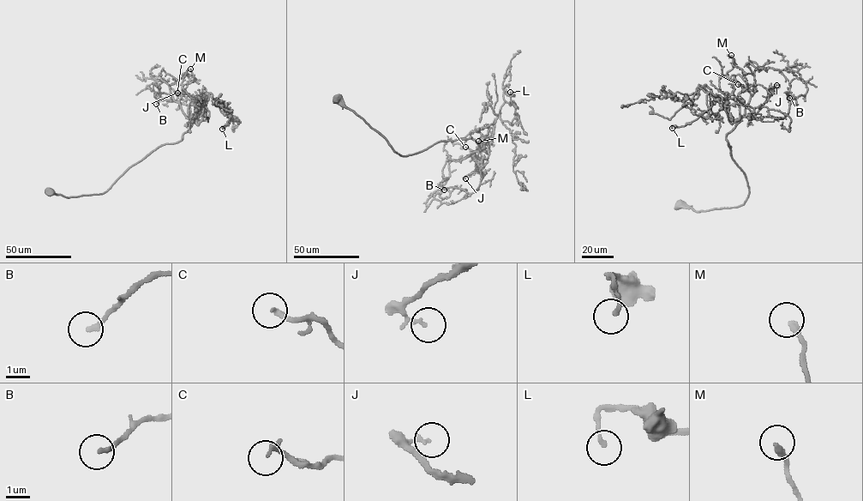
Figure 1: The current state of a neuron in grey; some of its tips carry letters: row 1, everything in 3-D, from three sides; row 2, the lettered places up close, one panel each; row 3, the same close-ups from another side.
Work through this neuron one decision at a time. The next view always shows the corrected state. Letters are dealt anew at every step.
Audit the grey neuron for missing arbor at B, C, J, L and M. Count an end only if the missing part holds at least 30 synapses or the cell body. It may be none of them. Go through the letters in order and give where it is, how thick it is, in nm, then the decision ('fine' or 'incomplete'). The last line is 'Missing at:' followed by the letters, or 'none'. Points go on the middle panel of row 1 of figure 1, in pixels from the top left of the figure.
B: (444, 190) | 170 nm | fine
C: (465, 147) | 220 nm | fine
J: (465, 178) | 150 nm | fine
L: (510, 92) | 160 nm | fine
M: (478, 141) | 280 nm | fine
Missing at: none

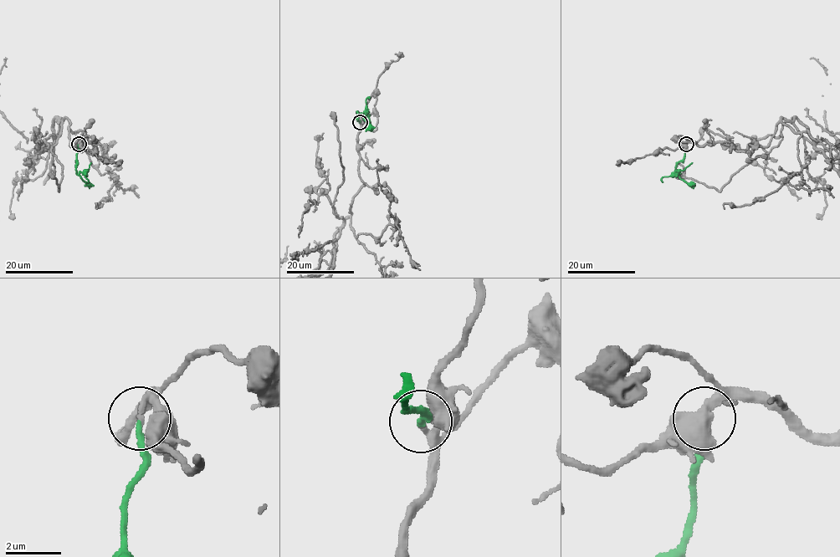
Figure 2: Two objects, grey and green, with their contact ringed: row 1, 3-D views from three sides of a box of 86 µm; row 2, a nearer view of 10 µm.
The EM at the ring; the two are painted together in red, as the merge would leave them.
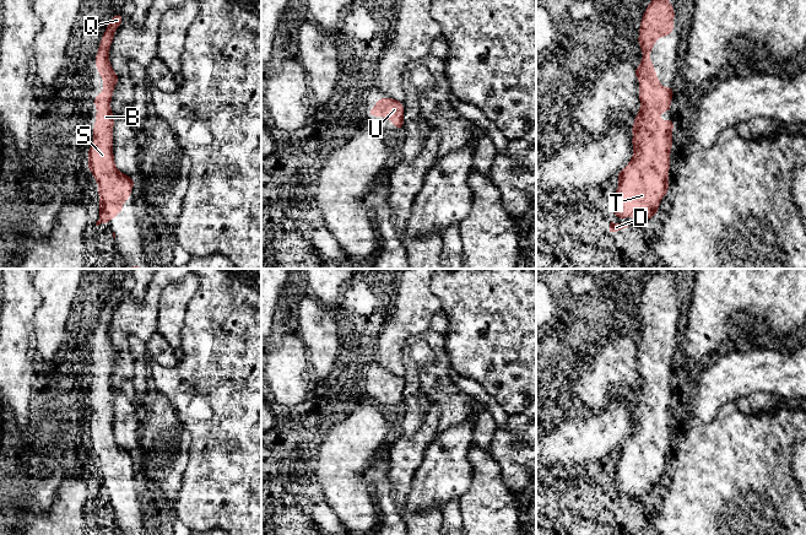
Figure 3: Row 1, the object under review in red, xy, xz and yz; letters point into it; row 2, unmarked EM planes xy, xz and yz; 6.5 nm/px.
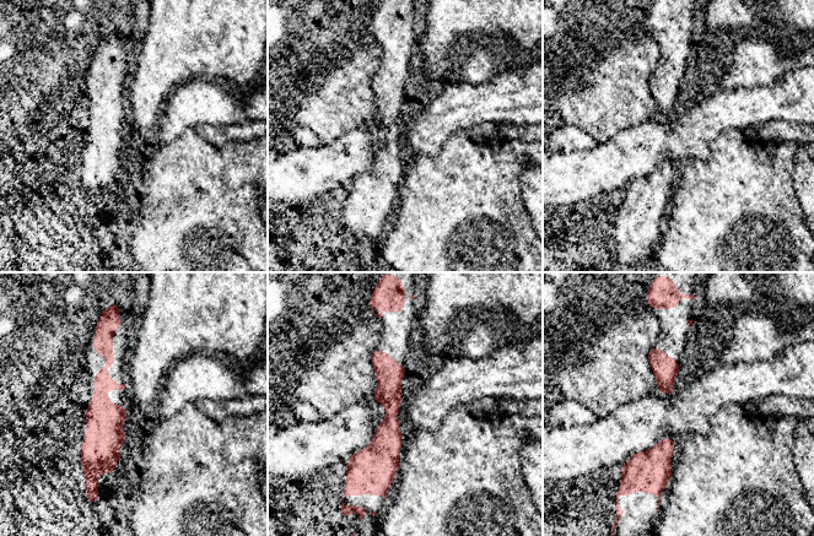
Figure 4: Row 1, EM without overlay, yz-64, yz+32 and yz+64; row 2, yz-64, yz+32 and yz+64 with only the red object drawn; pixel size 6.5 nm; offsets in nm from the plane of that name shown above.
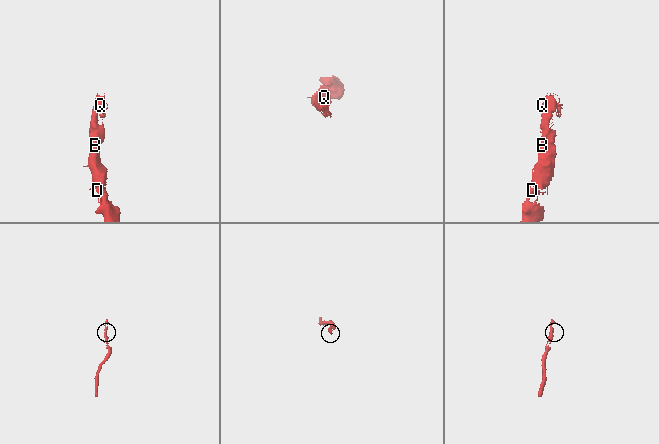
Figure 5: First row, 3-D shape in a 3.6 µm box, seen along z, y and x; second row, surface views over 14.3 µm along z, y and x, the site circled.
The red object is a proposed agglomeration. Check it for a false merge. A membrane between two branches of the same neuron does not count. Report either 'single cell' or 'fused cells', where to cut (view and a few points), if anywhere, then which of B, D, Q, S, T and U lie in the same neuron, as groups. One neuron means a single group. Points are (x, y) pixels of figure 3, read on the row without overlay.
single cell | no cut | B D Q S T U

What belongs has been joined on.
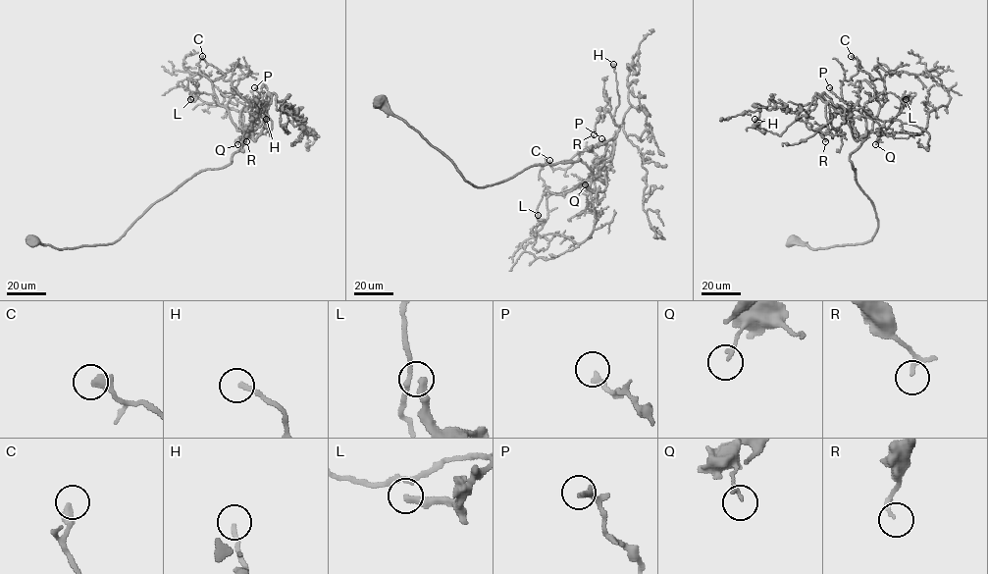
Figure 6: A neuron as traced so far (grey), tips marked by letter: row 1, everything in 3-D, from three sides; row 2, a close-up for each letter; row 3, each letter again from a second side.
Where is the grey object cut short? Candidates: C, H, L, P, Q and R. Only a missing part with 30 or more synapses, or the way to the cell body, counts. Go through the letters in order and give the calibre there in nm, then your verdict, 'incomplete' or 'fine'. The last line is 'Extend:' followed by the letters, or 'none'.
C: 440 nm | fine
H: 190 nm | incomplete
L: 200 nm | fine
P: 240 nm | fine
Q: 150 nm | fine
R: 120 nm | fine
Extend: H

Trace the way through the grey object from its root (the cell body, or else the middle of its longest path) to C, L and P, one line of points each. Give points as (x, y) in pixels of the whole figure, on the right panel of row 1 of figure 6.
C: (793, 237), (815, 249), (862, 244), (877, 227), (849, 159), (868, 134), (842, 96), (859, 69), (851, 56)
L: (793, 237), (815, 249), (871, 239), (876, 214), (849, 155), (870, 131), (882, 92), (912, 96), (906, 99)
P: (793, 237), (815, 249), (862, 244), (877, 227), (849, 159), (868, 134), (865, 119), (829, 87)

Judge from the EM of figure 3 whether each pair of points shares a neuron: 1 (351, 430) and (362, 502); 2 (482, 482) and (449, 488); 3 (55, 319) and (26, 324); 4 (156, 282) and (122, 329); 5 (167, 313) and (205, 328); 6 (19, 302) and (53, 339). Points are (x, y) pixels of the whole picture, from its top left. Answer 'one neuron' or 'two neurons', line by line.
1: one neuron
2: two neurons
3: two neurons
4: one neuron
5: two neurons
6: two neurons

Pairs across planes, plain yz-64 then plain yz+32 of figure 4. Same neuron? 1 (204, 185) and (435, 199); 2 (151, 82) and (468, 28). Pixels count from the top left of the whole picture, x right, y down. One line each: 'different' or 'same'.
1: same
2: same

